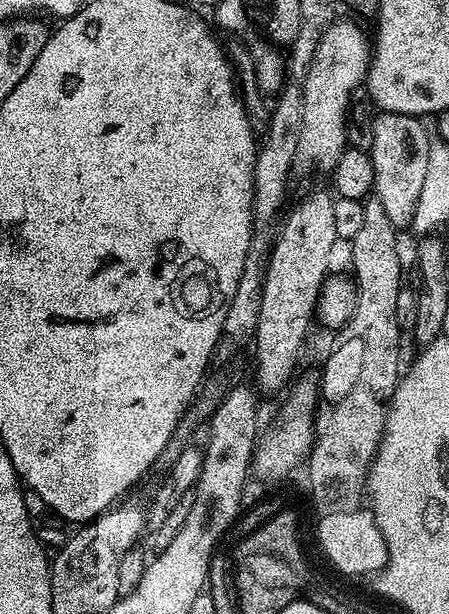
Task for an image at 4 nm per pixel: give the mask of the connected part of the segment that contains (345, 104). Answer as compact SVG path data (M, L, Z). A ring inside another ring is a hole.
M341 19L332 23L322 36L311 57L304 86L304 109L300 141L297 144L299 159L321 164L330 170L346 147L345 125L349 122L349 107L357 93L356 87L365 83L370 67L370 40L356 24Z

